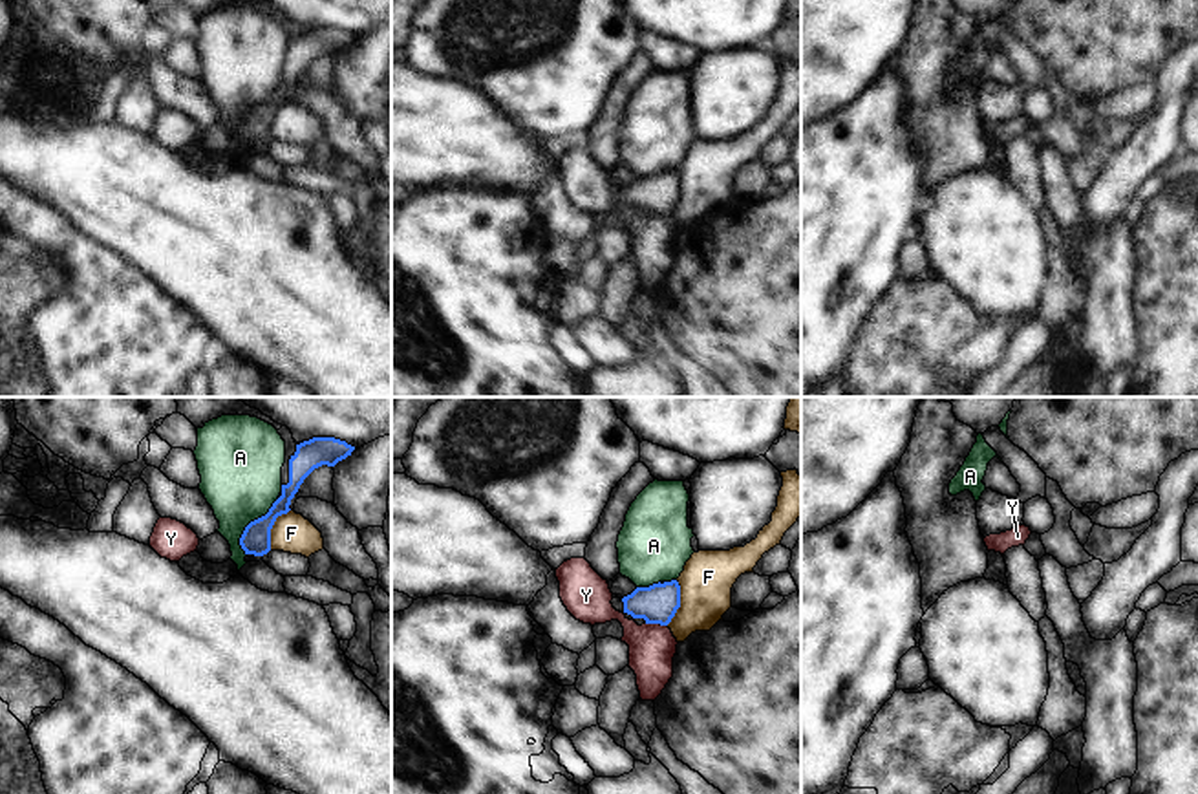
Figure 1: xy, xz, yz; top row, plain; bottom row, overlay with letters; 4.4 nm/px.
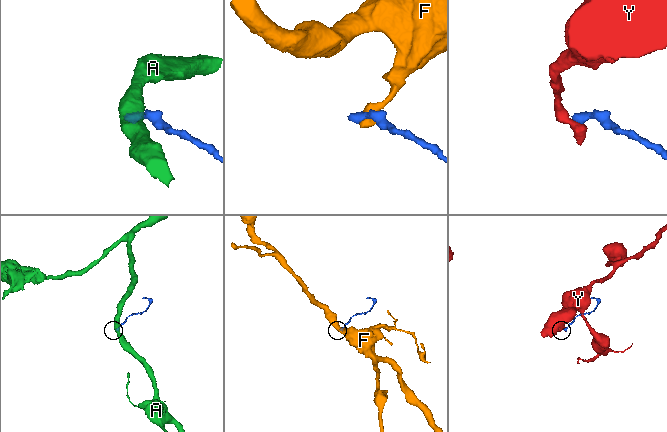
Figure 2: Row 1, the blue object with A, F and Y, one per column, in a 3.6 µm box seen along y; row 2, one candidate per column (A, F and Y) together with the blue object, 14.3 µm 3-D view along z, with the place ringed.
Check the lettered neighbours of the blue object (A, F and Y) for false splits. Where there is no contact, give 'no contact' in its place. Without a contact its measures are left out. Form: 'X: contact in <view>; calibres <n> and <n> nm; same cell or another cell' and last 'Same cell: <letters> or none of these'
A: contact in xy; calibres 130 and 360 nm; another cell
F: contact in xy; calibres 130 and 180 nm; another cell
Y: contact in xz; calibres 180 and 200 nm; another cell
Same cell: none of these

